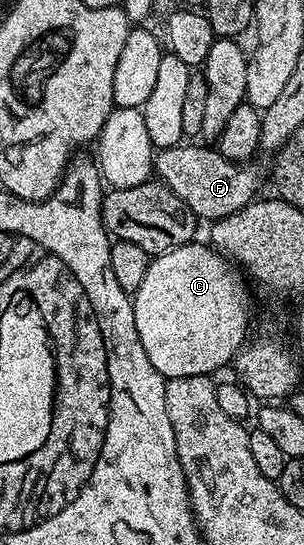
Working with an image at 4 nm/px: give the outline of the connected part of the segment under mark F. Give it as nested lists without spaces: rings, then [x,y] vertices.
[[[179,143],[172,149],[161,150],[154,158],[153,168],[160,181],[174,191],[198,219],[213,223],[255,200],[258,177],[249,169],[249,164],[229,161],[214,147],[205,149],[202,145],[194,145],[198,143],[186,144]]]

